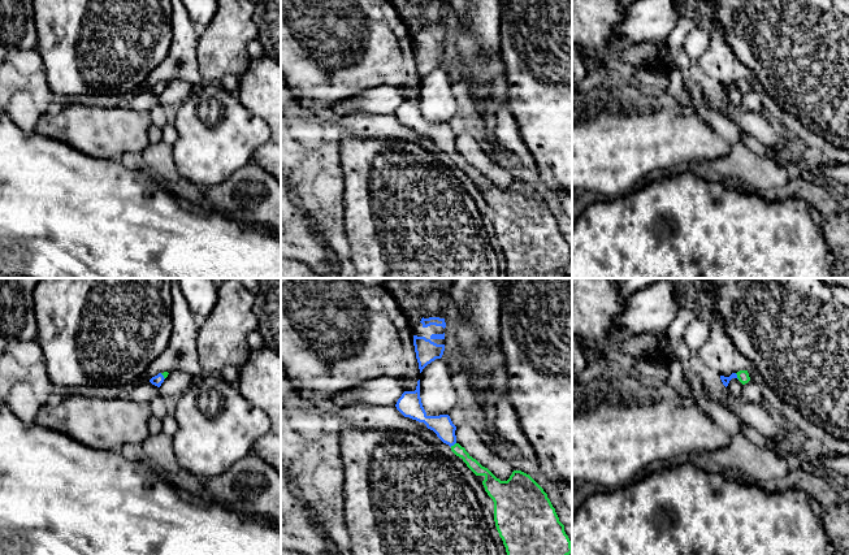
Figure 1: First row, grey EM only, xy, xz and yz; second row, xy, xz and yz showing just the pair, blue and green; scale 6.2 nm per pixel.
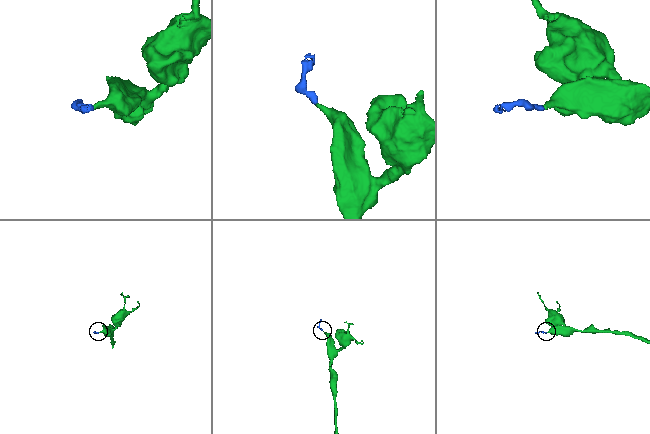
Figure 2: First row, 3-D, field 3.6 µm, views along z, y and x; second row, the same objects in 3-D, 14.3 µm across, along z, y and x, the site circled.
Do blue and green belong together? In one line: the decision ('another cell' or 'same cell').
same cell

